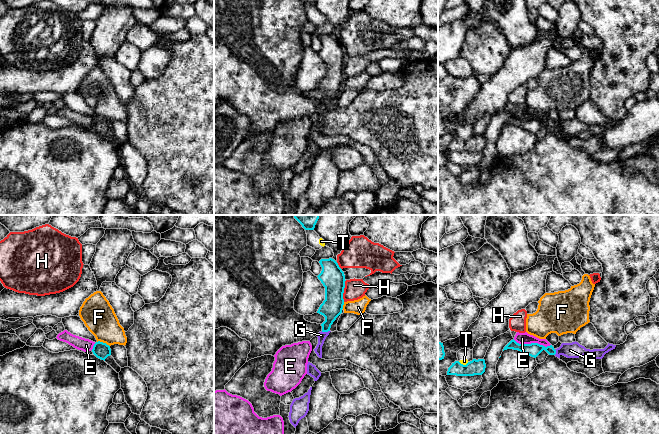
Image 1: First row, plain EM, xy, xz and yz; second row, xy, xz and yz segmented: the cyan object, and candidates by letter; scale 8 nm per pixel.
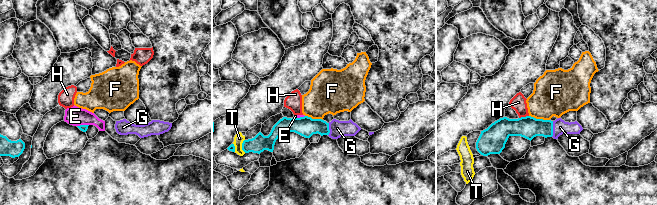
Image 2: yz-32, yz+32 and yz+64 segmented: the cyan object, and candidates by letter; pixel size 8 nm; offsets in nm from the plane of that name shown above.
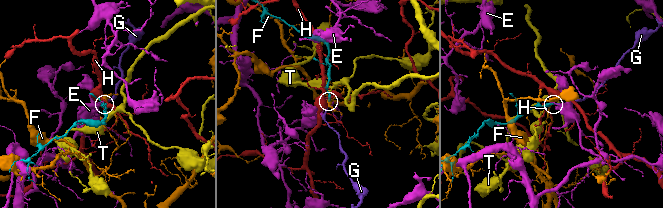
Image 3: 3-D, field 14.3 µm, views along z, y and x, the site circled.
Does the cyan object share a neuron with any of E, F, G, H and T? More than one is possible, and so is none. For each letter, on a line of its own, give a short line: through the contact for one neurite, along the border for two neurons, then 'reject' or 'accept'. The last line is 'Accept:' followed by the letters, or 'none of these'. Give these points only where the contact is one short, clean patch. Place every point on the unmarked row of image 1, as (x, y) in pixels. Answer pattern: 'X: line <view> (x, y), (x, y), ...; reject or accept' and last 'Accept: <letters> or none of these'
E: line yz (513, 115), (519, 119), (550, 121); reject
F: line xy (97, 117), (102, 117), (109, 122); reject
G: line xz (331, 84), (330, 94), (325, 107), (321, 111); accept
H: reject
T: line yz (458, 137), (463, 140), (468, 138); reject
Accept: G

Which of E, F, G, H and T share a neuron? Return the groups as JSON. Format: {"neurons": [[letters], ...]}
{"neurons": [["E"], ["F"], ["G"], ["H"], ["T"]]}

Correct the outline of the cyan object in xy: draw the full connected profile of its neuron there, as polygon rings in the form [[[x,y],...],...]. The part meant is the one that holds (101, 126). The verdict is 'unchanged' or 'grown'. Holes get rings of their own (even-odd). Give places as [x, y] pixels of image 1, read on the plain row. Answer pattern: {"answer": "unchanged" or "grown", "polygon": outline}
{"answer": "unchanged", "polygon": [[[100,117],[94,120],[92,128],[97,134],[104,137],[108,132],[111,131],[110,122]]]}

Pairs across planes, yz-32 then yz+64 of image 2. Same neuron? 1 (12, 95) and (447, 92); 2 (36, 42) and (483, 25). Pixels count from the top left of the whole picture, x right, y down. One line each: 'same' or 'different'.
1: same
2: different

